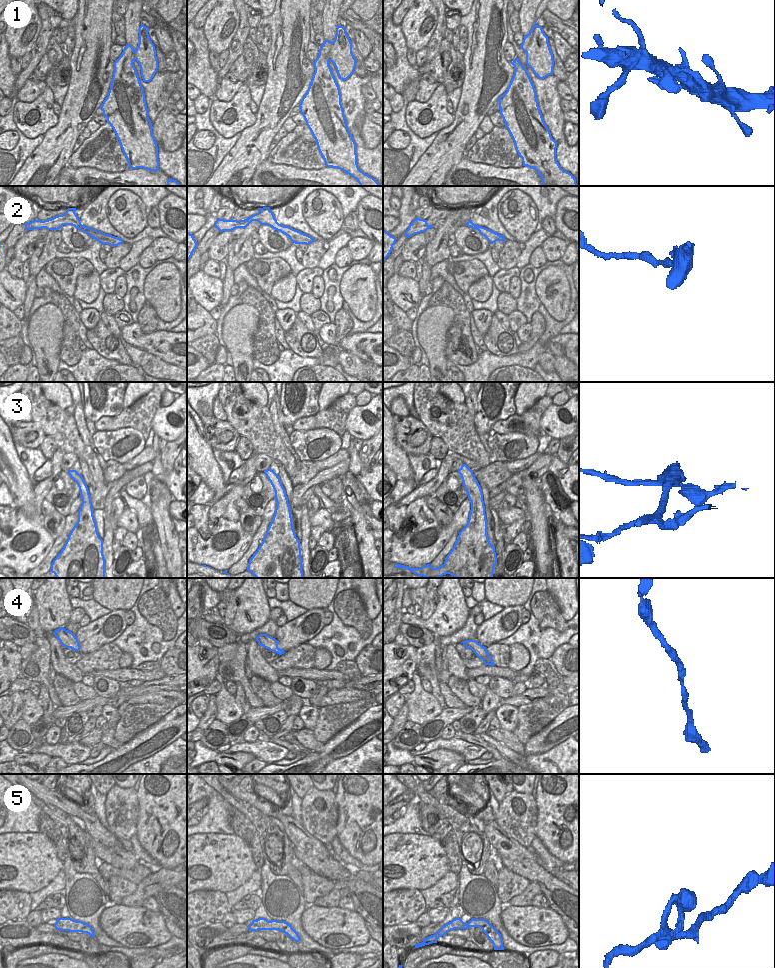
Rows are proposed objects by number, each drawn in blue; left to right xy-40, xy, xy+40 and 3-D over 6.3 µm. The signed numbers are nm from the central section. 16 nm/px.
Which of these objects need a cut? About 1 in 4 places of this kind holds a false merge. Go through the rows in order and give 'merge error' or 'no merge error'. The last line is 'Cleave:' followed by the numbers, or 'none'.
1: no merge error
2: no merge error
3: merge error
4: no merge error
5: no merge error
Cleave: 3

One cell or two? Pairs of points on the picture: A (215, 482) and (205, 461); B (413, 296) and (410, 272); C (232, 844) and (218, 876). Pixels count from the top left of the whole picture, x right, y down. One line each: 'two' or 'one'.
A: one
B: two
C: one

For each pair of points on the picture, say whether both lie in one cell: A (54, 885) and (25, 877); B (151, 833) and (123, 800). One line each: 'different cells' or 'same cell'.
A: different cells
B: different cells

